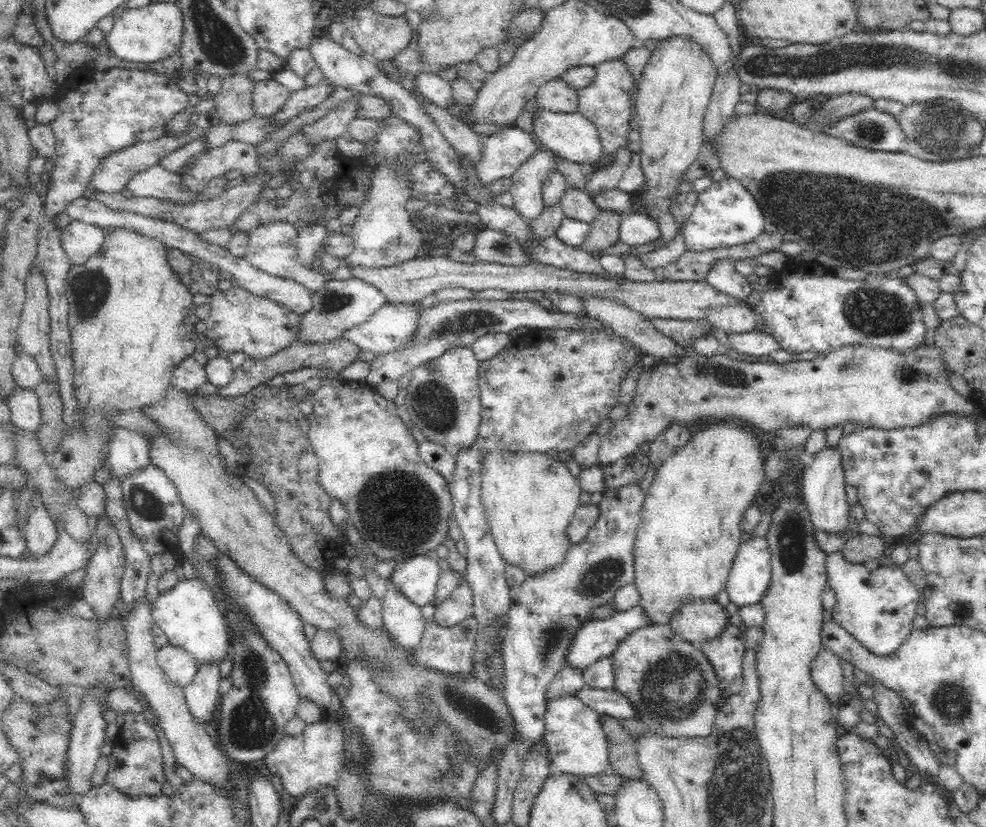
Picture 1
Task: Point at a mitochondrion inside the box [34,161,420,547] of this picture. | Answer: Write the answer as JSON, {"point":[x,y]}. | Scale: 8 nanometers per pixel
{"point":[90,290]}

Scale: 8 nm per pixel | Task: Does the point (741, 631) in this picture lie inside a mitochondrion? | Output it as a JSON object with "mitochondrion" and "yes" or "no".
{"mitochondrion":"no"}

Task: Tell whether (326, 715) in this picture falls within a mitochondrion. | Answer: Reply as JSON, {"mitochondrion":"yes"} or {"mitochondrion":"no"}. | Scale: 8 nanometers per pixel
{"mitochondrion":"no"}

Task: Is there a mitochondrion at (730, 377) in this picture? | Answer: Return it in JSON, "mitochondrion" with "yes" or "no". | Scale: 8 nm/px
{"mitochondrion":"yes"}

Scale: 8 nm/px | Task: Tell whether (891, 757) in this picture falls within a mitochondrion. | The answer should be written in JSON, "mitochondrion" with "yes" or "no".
{"mitochondrion":"no"}

